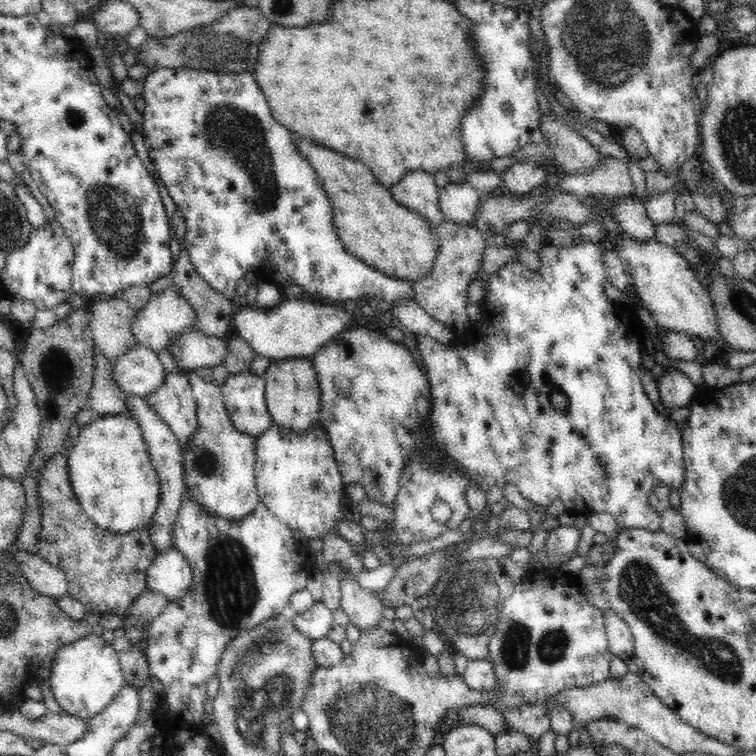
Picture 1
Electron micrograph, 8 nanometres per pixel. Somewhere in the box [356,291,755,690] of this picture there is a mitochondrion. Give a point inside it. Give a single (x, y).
(638, 586)

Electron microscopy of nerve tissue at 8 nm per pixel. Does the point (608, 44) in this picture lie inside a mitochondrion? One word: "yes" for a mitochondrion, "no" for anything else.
yes

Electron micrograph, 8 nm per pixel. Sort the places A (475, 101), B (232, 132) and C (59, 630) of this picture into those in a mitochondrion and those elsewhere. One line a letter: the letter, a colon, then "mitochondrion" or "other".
A: other
B: mitochondrion
C: other

